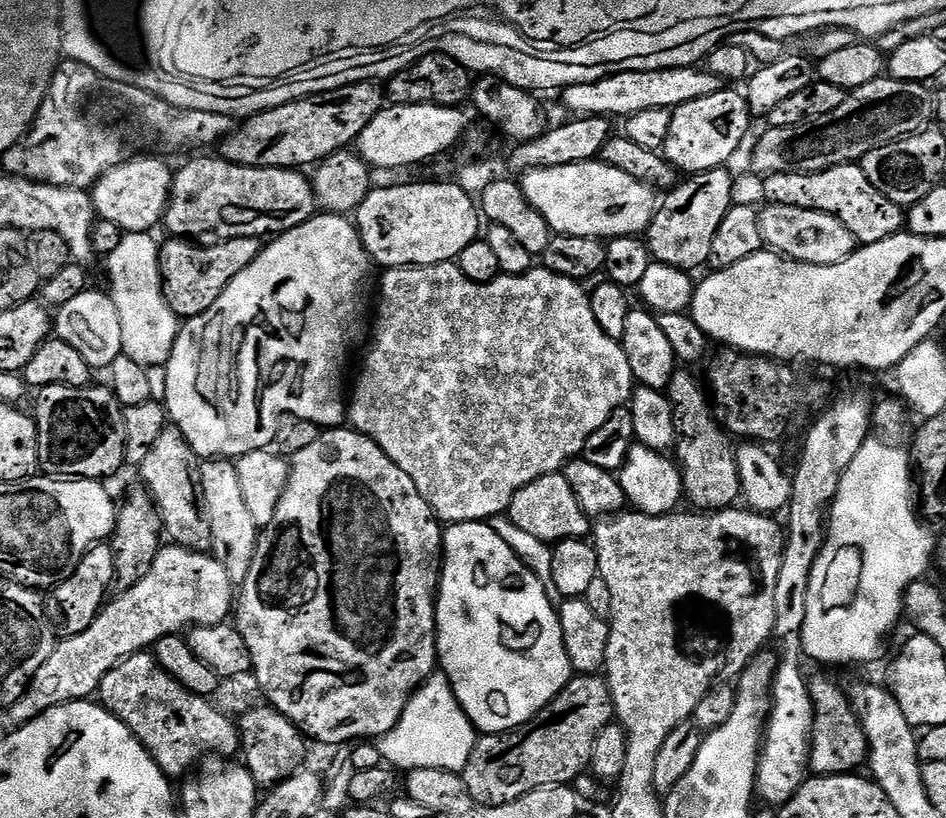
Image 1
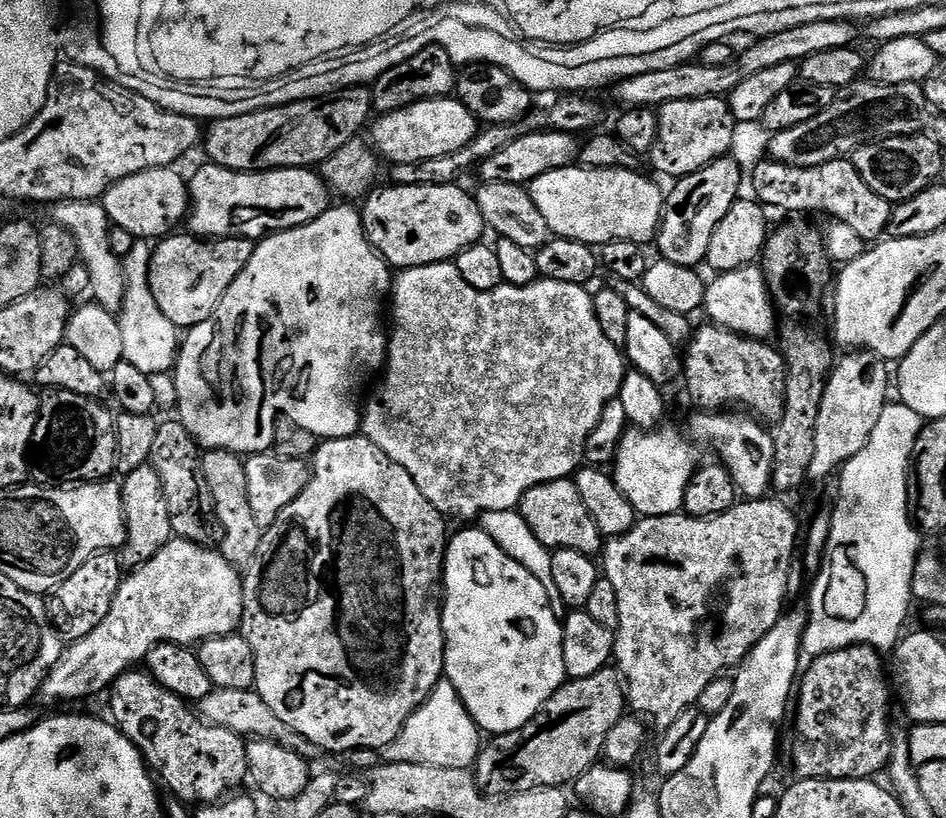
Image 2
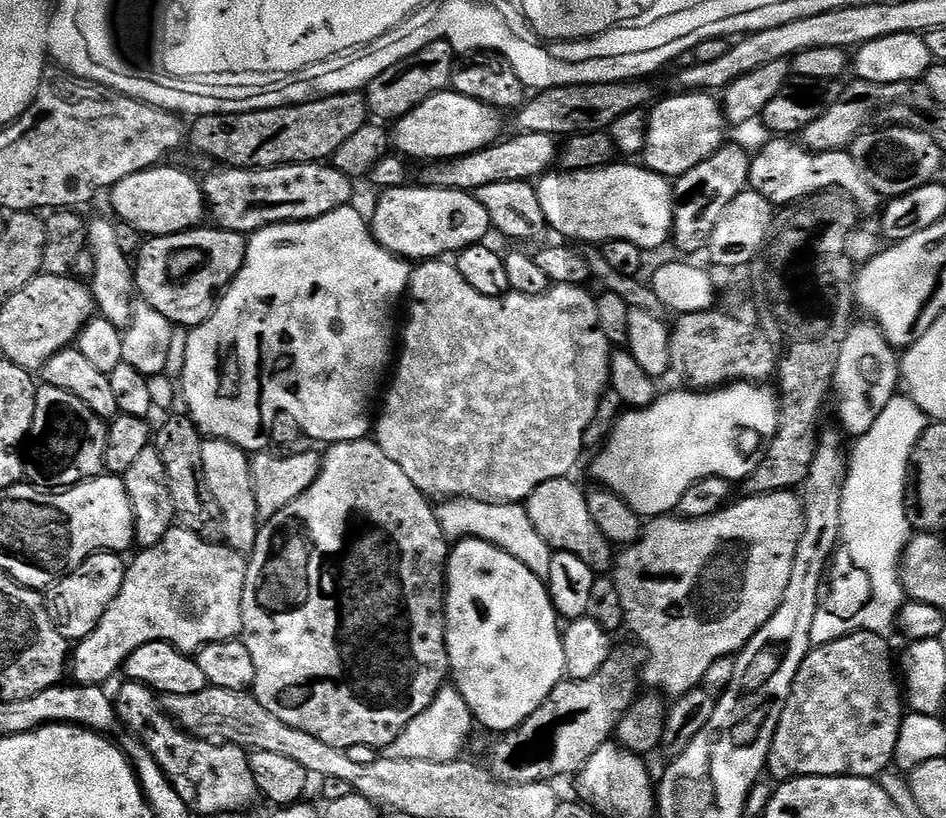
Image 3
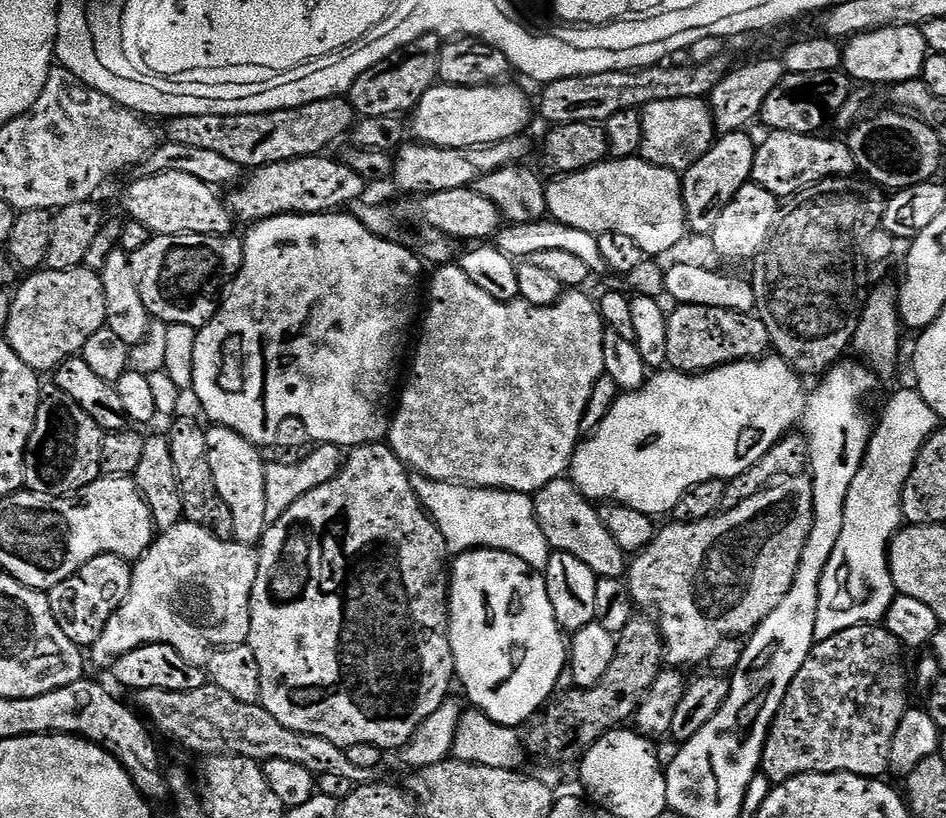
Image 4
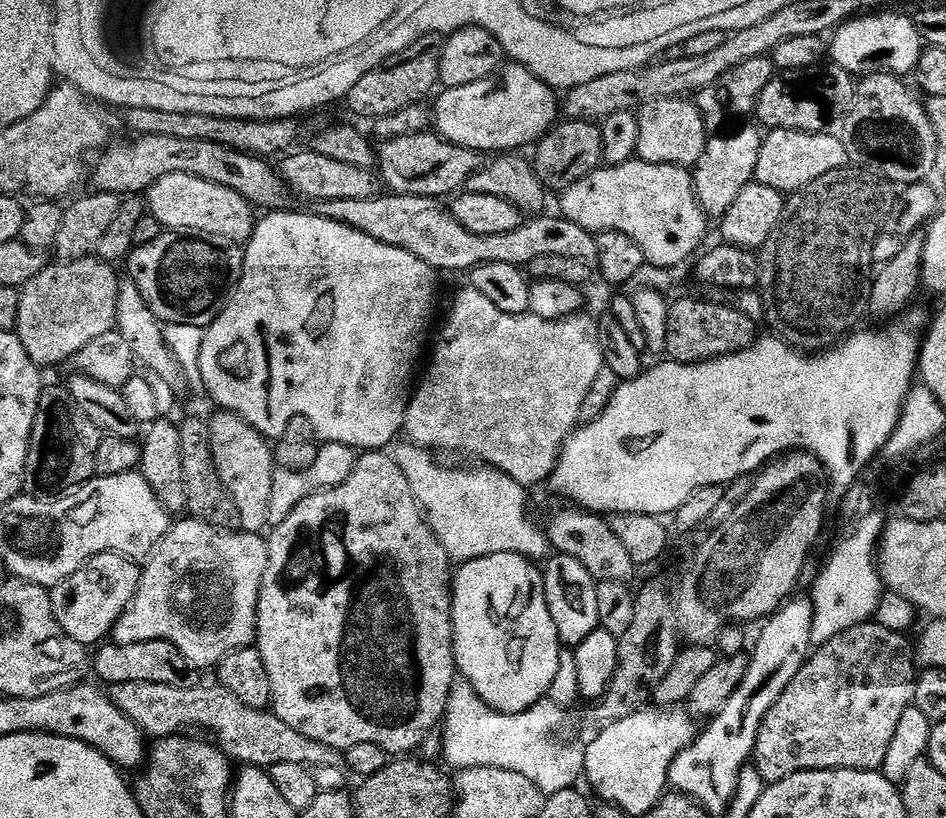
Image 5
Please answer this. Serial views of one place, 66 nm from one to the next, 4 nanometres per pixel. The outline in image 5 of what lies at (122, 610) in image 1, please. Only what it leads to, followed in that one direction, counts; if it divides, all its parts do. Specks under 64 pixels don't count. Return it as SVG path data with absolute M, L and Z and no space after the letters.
M180 519L184 520L177 524L175 521L164 535L164 541L147 557L136 597L112 628L111 639L118 644L165 640L178 646L195 668L215 669L230 653L247 648L255 641L262 578L268 565L268 541L255 532L225 530L201 520Z

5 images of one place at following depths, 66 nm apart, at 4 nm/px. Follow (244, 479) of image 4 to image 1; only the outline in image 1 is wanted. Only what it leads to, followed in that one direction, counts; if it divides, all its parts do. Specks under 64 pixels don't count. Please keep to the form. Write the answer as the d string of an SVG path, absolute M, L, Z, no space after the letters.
M208 458L201 463L200 473L200 499L204 517L210 522L212 552L216 559L222 562L233 585L239 586L243 584L246 574L250 574L250 562L254 562L258 529L254 526L254 518L250 518L250 513L246 511L246 502L238 483L238 470L231 459Z

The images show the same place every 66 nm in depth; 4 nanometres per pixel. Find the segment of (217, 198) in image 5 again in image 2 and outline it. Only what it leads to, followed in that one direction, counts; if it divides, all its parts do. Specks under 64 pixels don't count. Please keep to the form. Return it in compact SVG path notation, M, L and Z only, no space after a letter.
M175 167L151 168L130 174L130 178L122 178L109 186L102 197L102 205L111 223L122 230L130 230L132 236L144 242L169 235L175 229L172 227L188 215L188 186L185 177L180 177L176 171Z

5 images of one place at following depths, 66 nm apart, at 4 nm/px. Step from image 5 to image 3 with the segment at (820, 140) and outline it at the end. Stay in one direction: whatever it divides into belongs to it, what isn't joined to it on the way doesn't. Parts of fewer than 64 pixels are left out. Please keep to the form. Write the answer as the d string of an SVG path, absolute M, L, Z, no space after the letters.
M772 138L772 141L761 150L760 153L751 157L752 165L748 182L751 191L762 194L773 206L787 206L796 204L799 200L805 200L808 196L816 196L819 192L831 192L839 190L844 194L865 191L868 188L866 178L862 178L862 170L858 170L858 162L854 162L851 151L843 152L810 152L799 143L788 138Z

